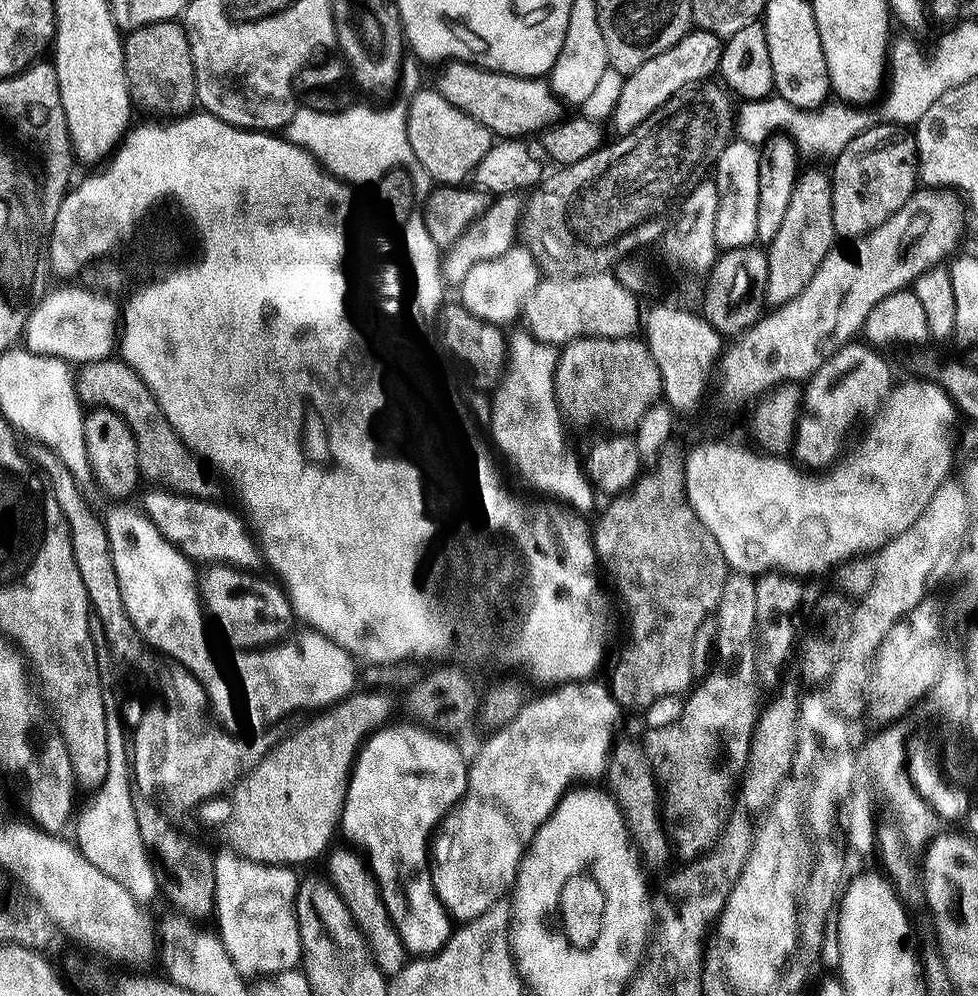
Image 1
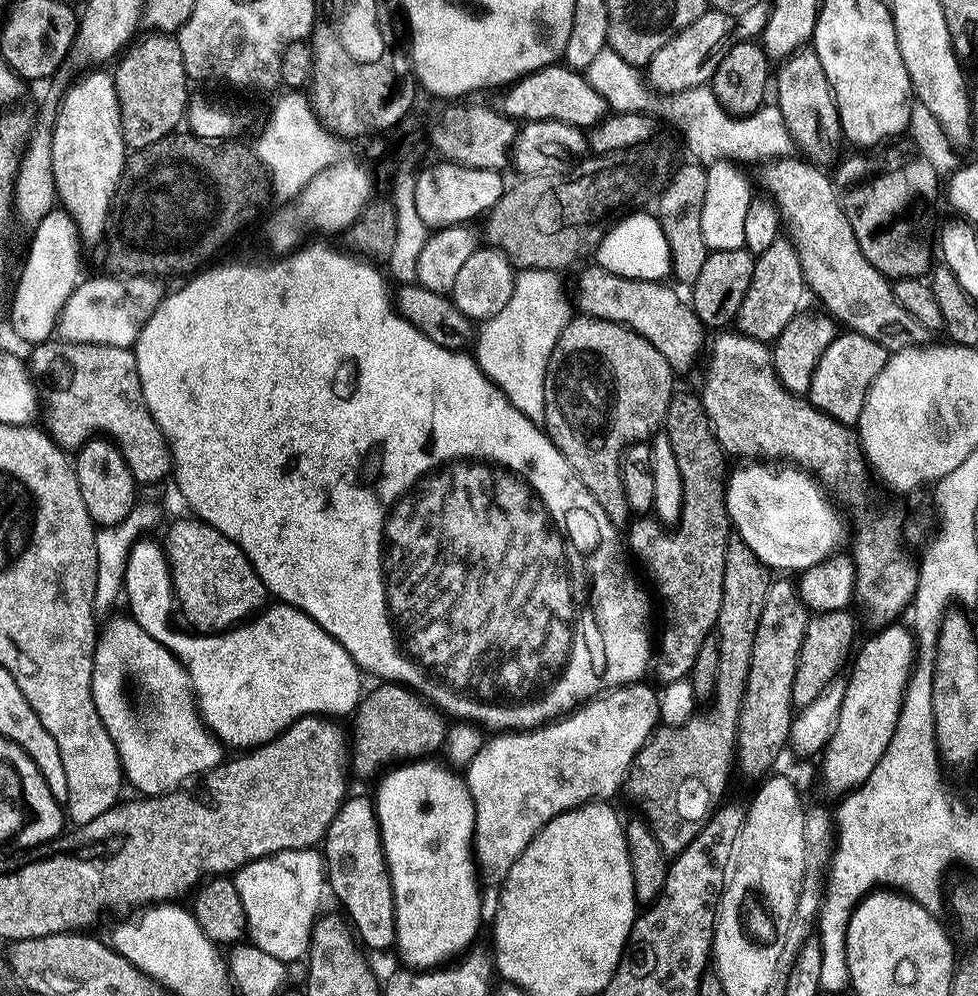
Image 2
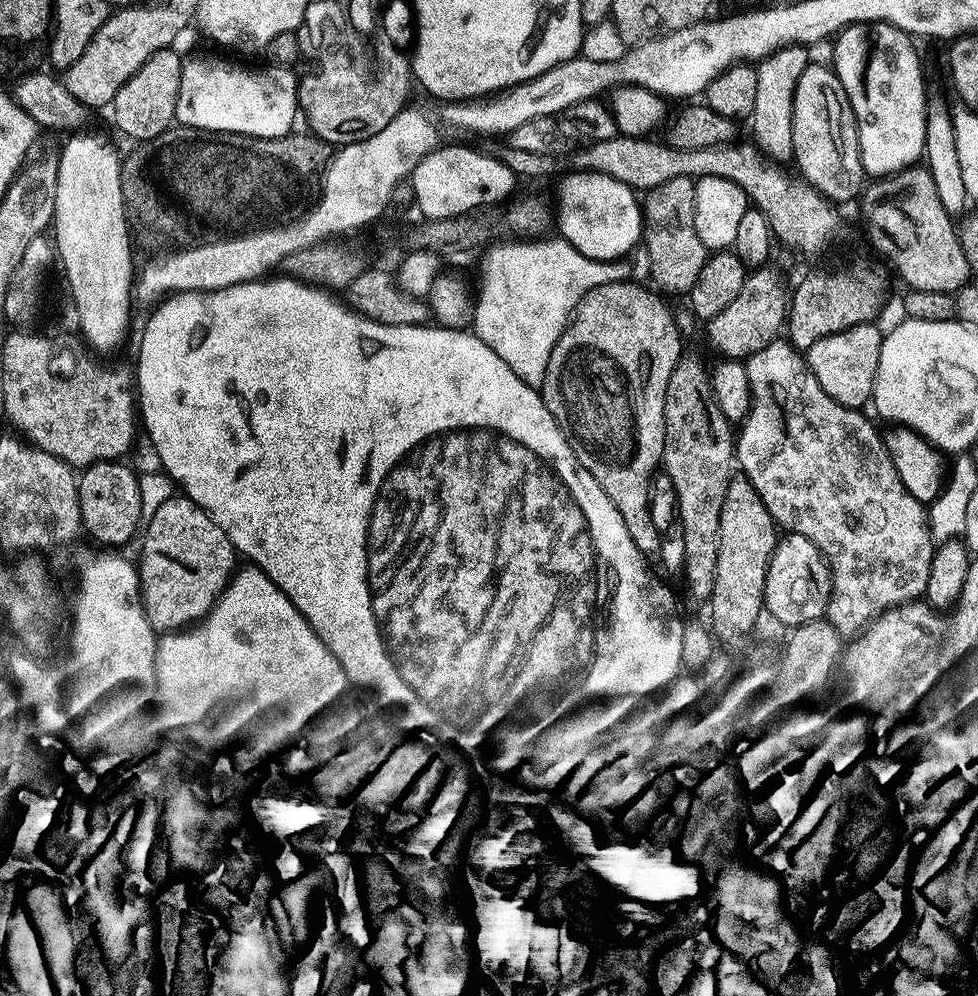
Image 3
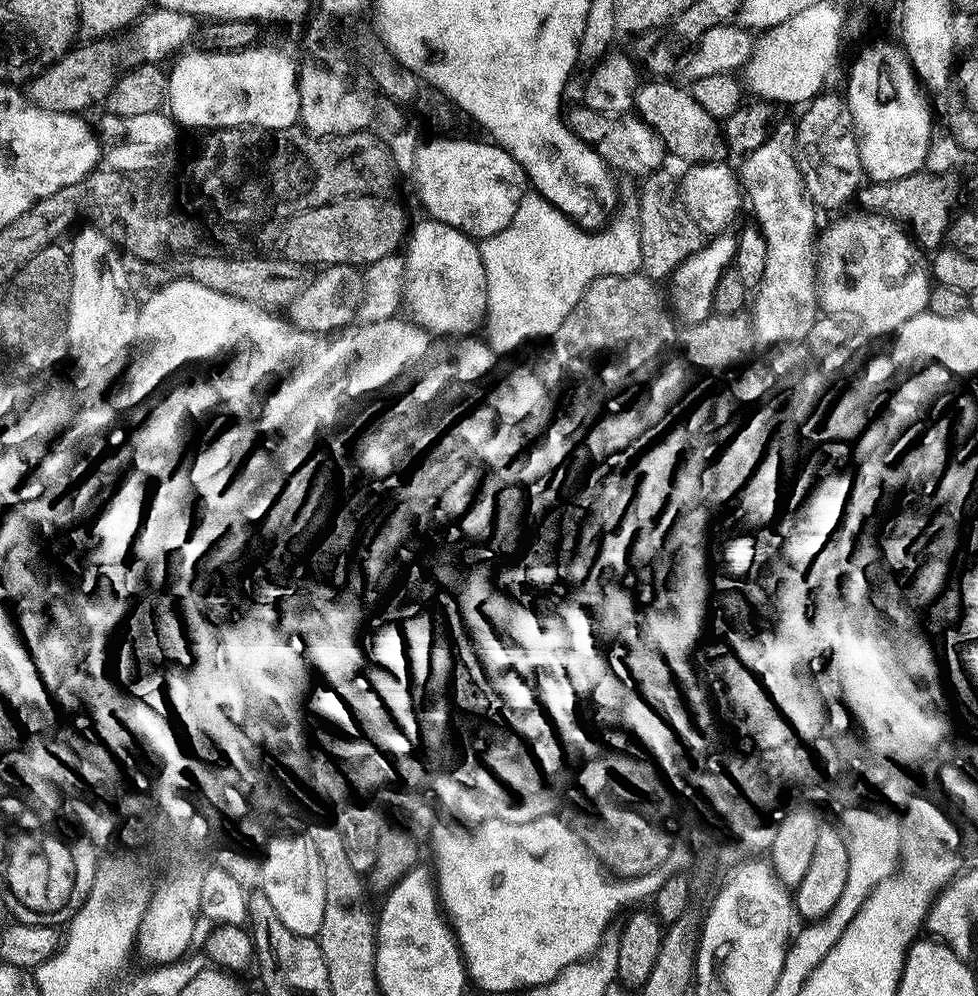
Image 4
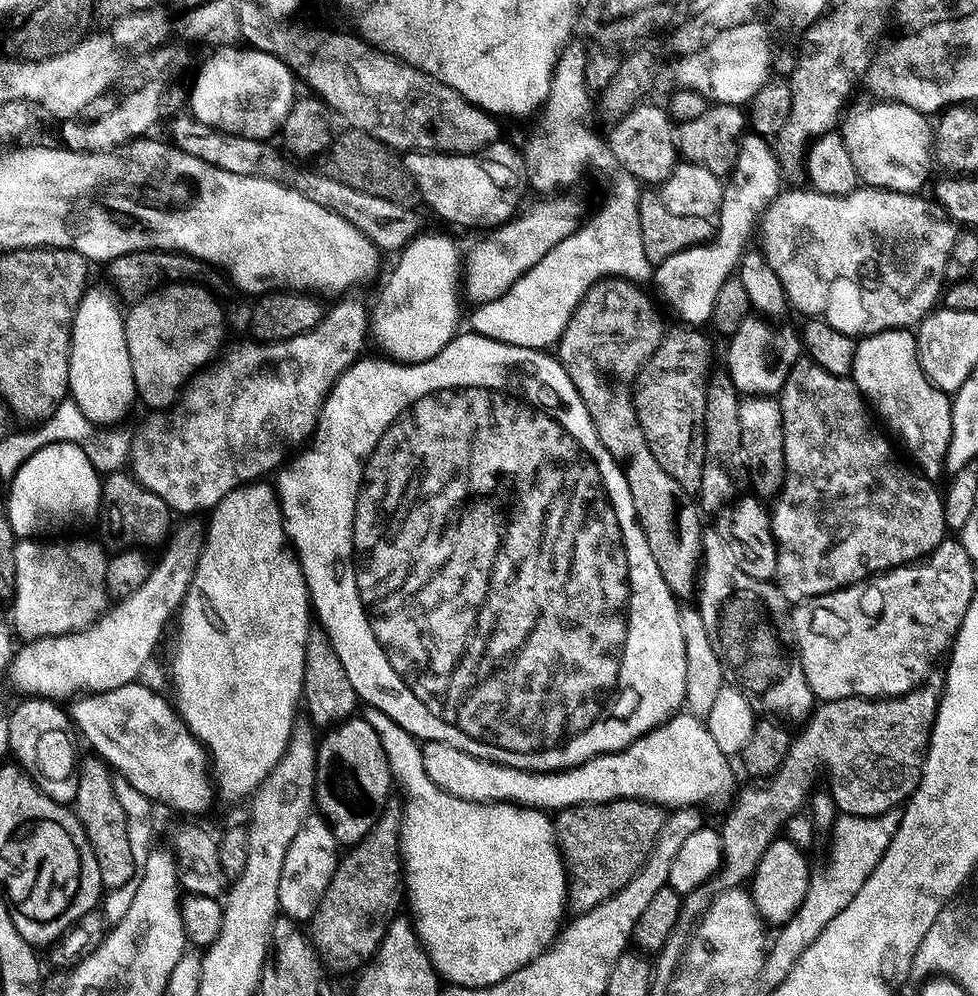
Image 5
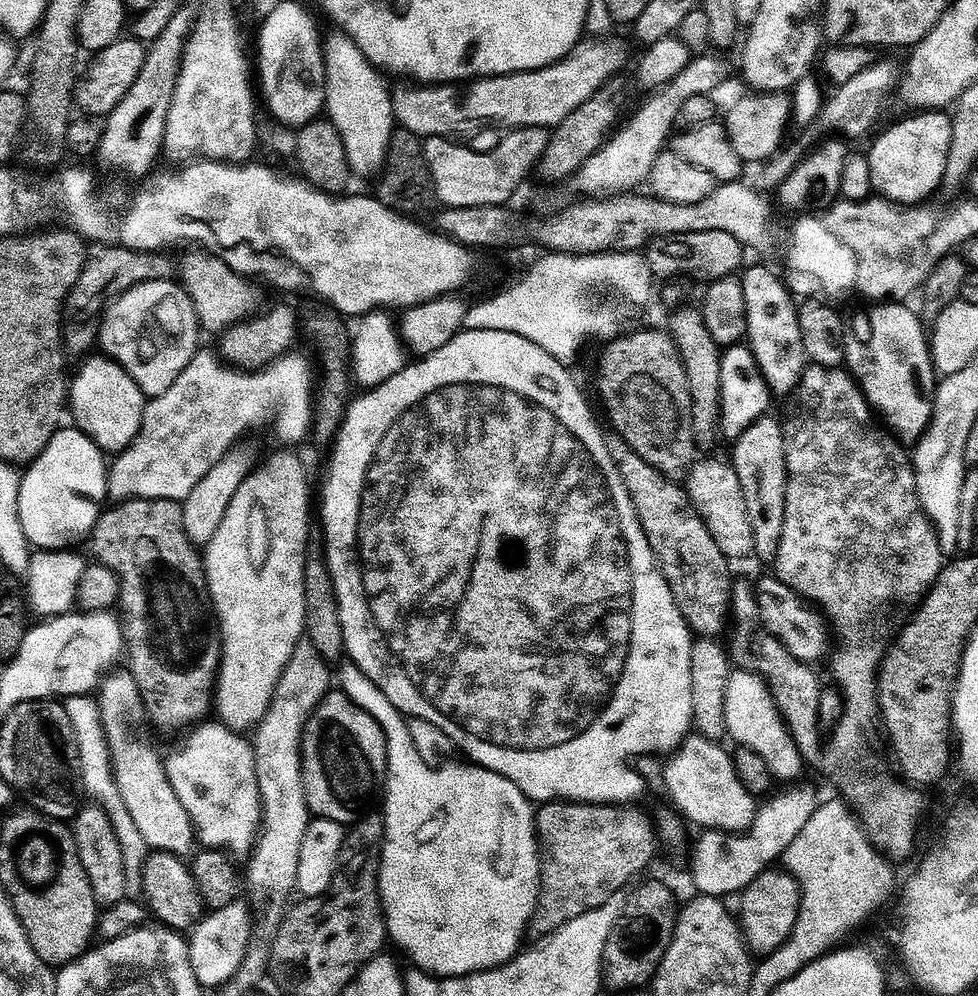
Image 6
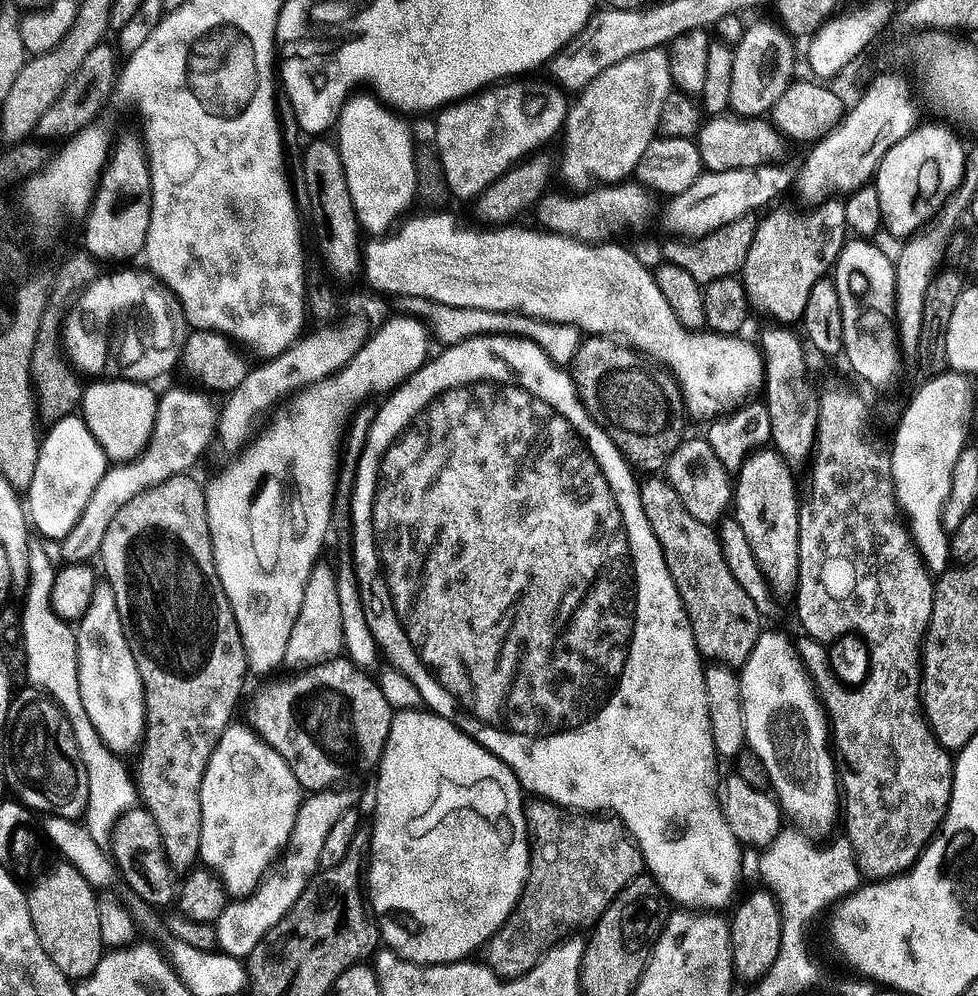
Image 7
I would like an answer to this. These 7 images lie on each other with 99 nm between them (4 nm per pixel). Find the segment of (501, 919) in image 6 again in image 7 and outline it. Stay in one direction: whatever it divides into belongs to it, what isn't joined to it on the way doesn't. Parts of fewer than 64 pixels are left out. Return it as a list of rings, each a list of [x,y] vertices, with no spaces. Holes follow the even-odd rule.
[[[415,710],[415,711],[397,711],[392,717],[392,729],[390,730],[390,738],[388,739],[388,745],[384,751],[384,757],[380,760],[380,767],[378,769],[378,777],[380,781],[376,784],[376,821],[370,825],[370,831],[372,834],[372,855],[370,857],[370,863],[366,869],[366,891],[368,899],[372,906],[372,914],[376,918],[376,923],[380,925],[380,938],[381,941],[391,951],[397,952],[404,960],[409,960],[415,964],[458,964],[467,961],[472,956],[479,953],[490,942],[490,938],[494,938],[494,934],[498,934],[498,930],[502,930],[502,926],[510,918],[510,914],[518,906],[516,896],[522,896],[524,893],[524,876],[525,871],[528,869],[528,861],[530,859],[530,845],[528,843],[528,823],[524,817],[524,810],[526,807],[526,796],[520,787],[518,778],[512,773],[511,770],[504,765],[504,763],[498,759],[494,754],[490,754],[490,750],[486,750],[478,742],[474,742],[474,738],[467,736],[457,724],[453,721],[442,718],[436,715],[431,710]]]

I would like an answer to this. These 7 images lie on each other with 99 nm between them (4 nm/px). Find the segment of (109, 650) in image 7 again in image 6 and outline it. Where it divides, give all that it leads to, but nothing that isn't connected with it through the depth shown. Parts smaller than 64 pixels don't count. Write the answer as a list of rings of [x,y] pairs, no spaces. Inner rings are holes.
[[[128,670],[115,672],[103,681],[98,692],[98,701],[122,798],[125,799],[130,815],[149,849],[169,852],[181,858],[191,857],[194,852],[192,847],[197,847],[198,844],[198,833],[190,814],[171,788],[161,756],[159,758],[150,745],[136,740],[135,734],[132,733],[131,720],[135,718],[136,711],[139,708],[141,711],[142,708],[142,697],[136,677]]]

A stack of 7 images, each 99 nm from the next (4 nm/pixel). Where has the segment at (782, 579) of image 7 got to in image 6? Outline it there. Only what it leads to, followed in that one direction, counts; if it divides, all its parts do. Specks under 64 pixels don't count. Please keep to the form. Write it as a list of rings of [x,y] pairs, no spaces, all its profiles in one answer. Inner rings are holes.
[[[765,416],[742,433],[734,442],[733,448],[736,449],[732,452],[732,458],[730,457],[730,465],[737,472],[745,494],[746,510],[749,512],[750,526],[753,527],[755,555],[768,562],[775,561],[786,522],[788,467],[785,425],[780,425],[772,416]]]

